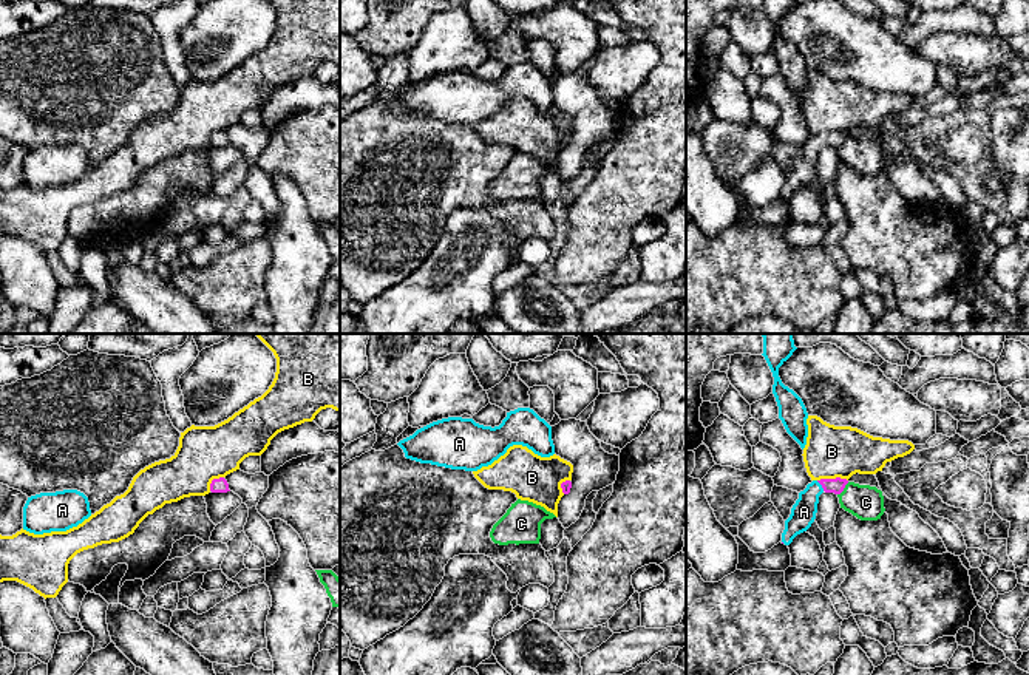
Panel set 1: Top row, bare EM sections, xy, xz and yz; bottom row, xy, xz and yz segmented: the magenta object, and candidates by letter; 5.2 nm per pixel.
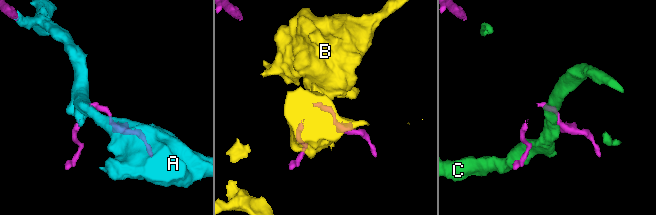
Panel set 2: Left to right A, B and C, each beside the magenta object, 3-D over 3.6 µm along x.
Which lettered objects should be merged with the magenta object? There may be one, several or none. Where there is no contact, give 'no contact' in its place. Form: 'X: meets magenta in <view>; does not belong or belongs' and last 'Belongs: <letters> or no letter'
A: meets magenta in yz; belongs
B: meets magenta in yz; does not belong
C: meets magenta in yz; does not belong
Belongs: A

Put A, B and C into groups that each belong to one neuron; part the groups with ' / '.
A / B / C

